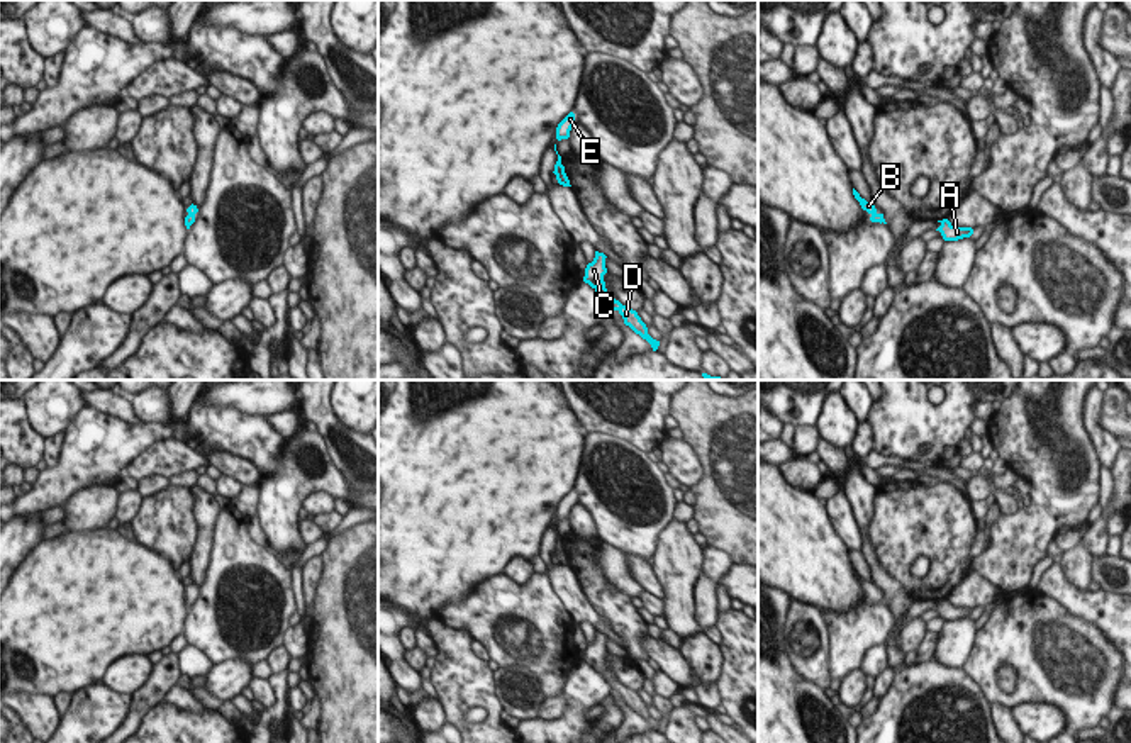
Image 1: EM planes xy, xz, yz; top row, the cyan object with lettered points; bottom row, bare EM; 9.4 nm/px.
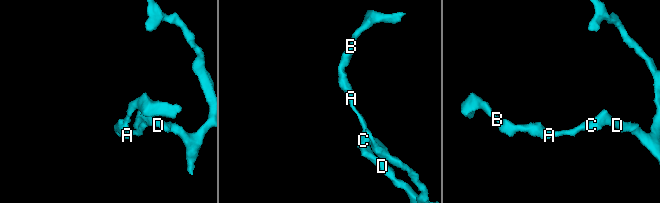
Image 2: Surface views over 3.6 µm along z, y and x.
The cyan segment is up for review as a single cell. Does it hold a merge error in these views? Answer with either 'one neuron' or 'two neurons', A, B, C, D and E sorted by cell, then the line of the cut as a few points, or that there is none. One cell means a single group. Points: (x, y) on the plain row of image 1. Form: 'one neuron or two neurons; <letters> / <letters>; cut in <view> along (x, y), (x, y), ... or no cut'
one neuron; A B C D E; no cut

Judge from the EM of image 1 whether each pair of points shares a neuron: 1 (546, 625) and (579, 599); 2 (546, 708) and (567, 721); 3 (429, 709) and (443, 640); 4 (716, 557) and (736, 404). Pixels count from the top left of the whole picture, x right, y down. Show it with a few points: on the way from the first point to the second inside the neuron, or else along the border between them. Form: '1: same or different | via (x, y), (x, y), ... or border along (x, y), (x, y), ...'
1: different | border along (546, 574), (553, 594), (573, 621)
2: different | border along (563, 692), (565, 709), (557, 718), (538, 720)
3: different | border along (436, 701), (446, 721)
4: different | border along (709, 545), (723, 550), (733, 562)

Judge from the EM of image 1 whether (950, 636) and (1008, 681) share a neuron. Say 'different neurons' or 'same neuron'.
different neurons

